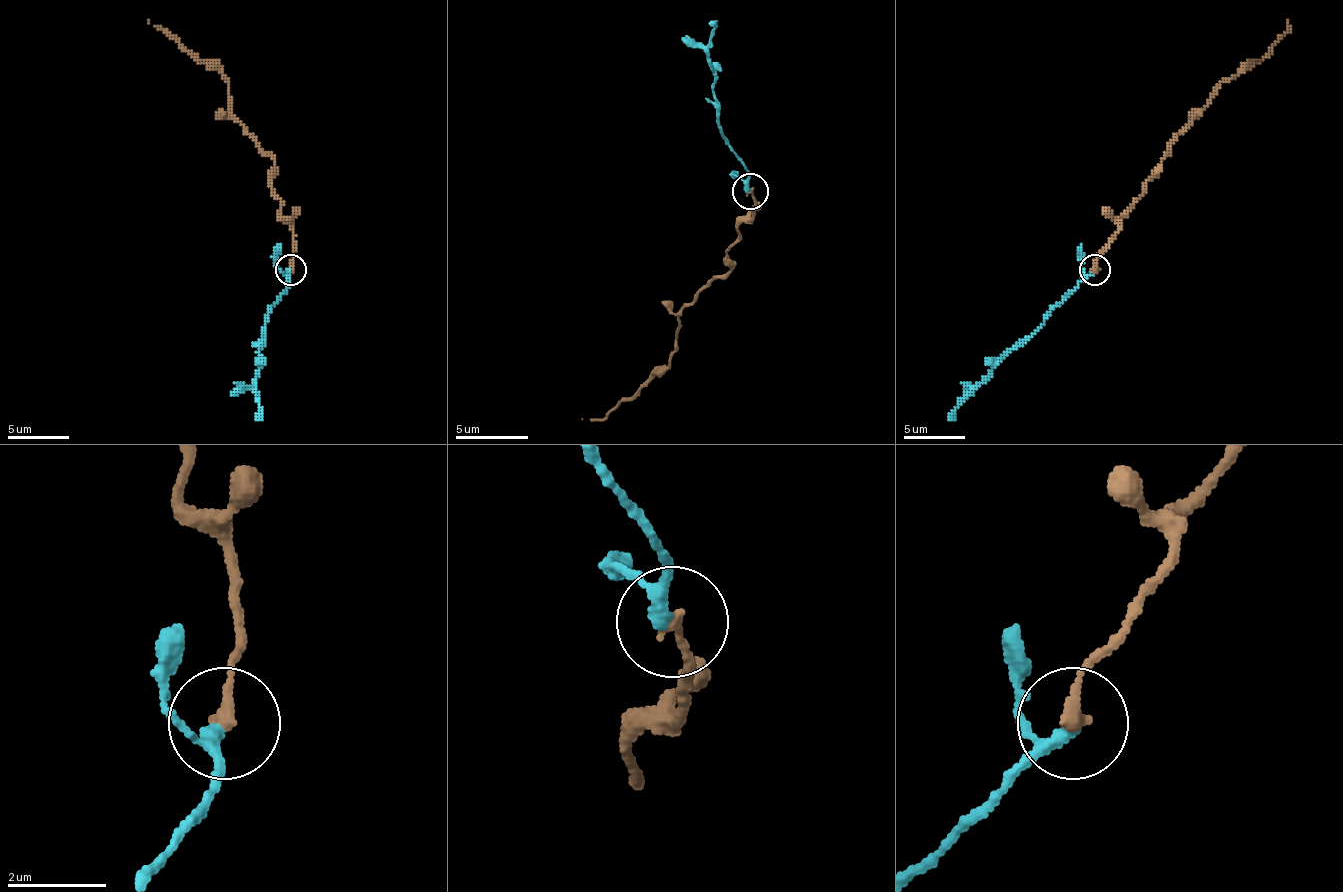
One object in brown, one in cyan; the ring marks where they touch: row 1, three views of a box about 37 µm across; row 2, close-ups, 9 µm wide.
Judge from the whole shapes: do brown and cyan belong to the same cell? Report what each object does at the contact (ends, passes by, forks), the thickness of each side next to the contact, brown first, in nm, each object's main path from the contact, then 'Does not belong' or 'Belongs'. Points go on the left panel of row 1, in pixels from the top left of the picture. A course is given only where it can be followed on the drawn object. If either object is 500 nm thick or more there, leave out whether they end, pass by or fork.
At the ring brown ends. At the ring cyan passes by. Thickness 280 nm (brown) against 190 nm. Course of brown: (290, 269), (293, 232), (271, 192), (274, 161), (231, 112), (228, 84), (222, 72), (148, 20). Course of cyan: (290, 269), (290, 284), (268, 312), (262, 334), (256, 420). Belongs

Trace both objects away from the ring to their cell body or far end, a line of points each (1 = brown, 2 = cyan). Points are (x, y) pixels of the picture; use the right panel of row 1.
1: (1093, 269), (1093, 260), (1143, 192), (1143, 183), (1220, 84), (1241, 72), (1287, 32), (1287, 20)
2: (1093, 269), (949, 420)

